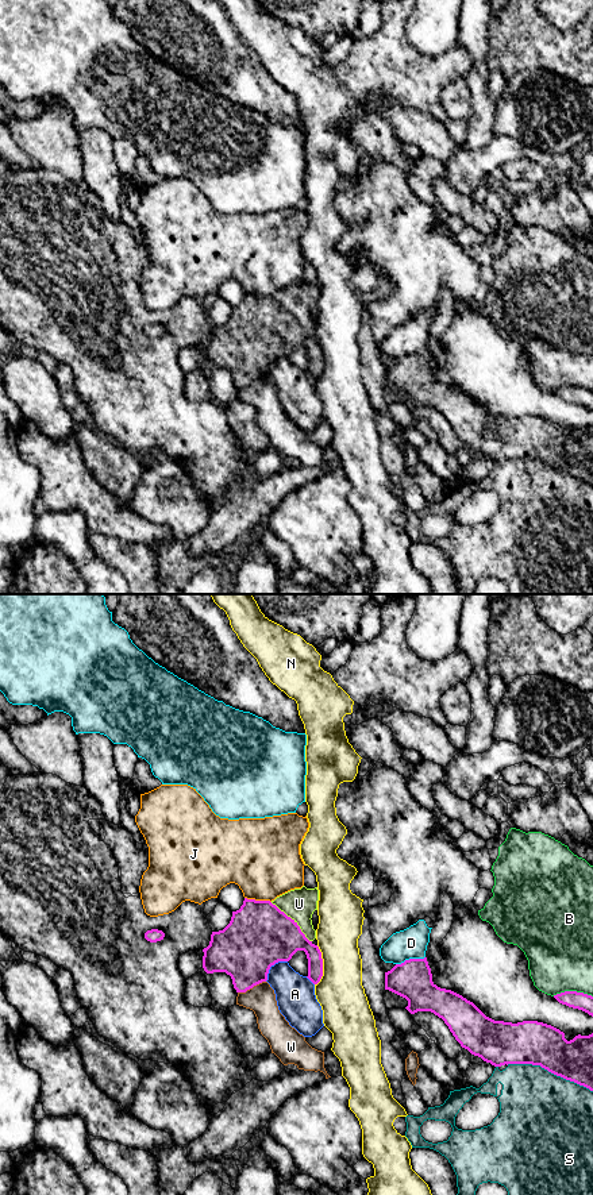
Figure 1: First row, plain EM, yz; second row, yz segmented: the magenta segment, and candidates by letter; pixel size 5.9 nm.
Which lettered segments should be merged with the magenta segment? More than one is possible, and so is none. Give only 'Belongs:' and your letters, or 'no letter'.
Belongs: U

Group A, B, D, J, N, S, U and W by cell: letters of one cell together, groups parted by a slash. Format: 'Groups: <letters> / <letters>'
Groups: A / B / D / J / N / S / U / W

